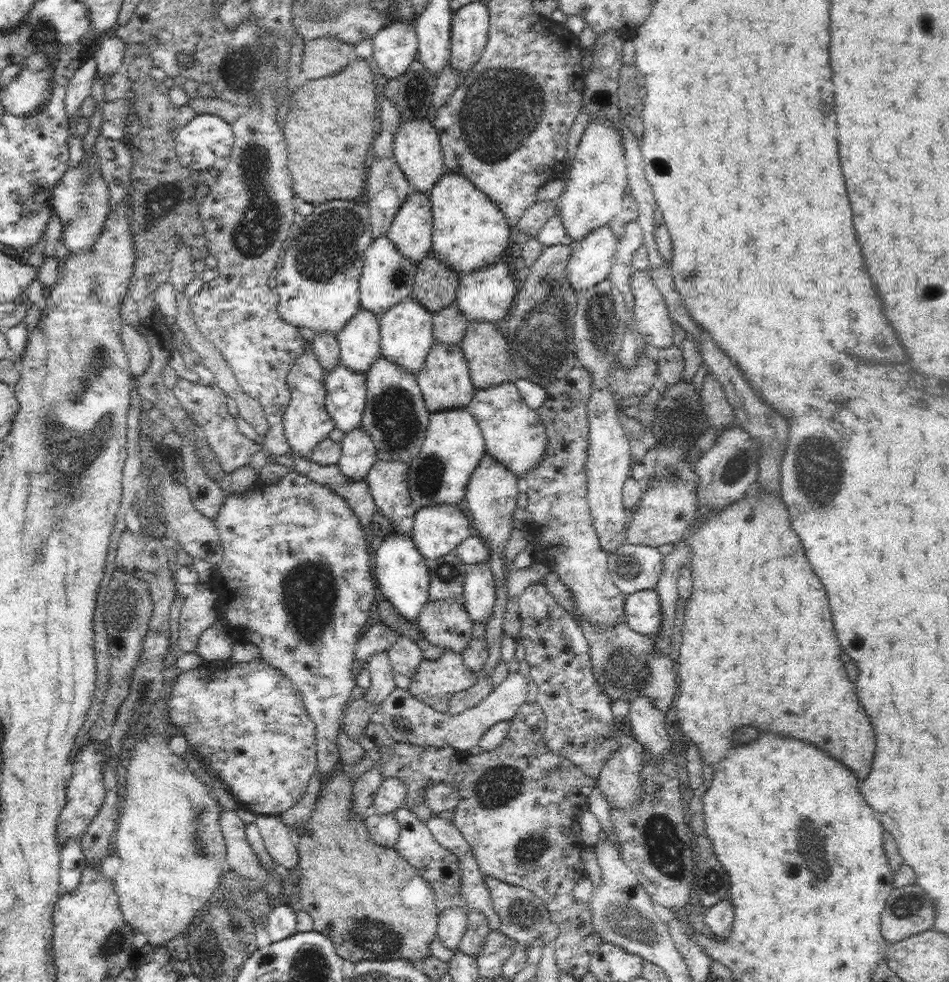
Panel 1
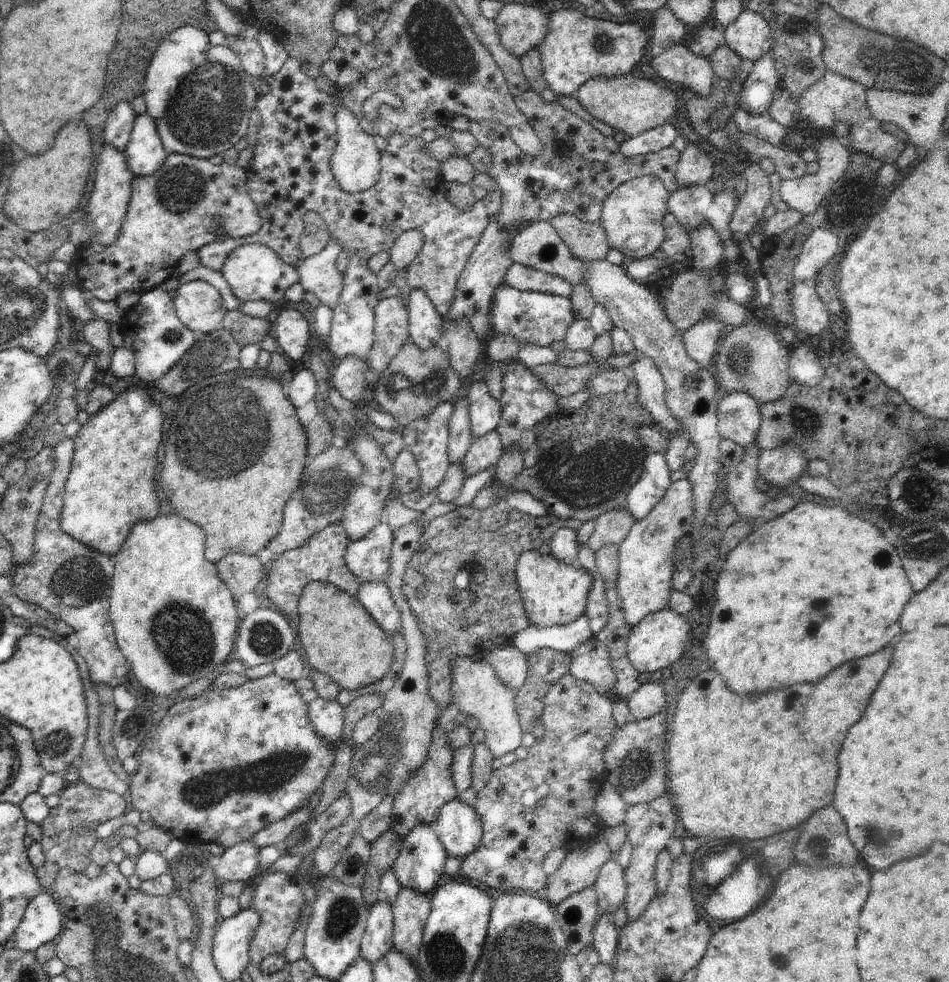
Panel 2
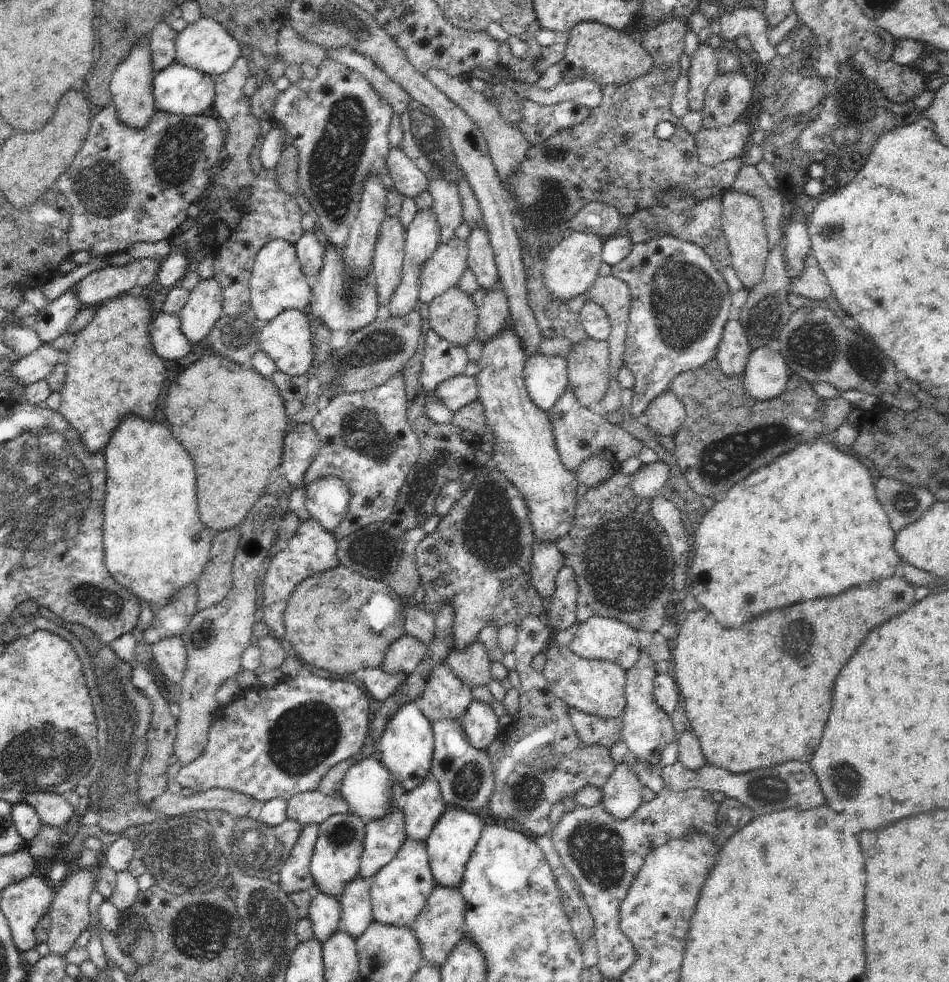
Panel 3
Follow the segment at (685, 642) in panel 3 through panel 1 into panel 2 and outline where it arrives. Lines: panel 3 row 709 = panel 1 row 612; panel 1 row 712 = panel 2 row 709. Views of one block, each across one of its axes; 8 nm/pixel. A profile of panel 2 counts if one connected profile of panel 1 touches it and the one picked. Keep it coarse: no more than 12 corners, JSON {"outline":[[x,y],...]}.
{"outline":[[894,644],[740,698],[670,718],[680,831],[766,838],[832,804]]}

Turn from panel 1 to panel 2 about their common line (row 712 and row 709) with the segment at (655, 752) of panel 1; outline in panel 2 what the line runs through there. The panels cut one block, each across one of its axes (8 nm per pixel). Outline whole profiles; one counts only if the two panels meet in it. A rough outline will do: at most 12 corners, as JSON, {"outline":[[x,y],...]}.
{"outline":[[656,683],[642,685],[628,700],[637,721],[668,704]]}

